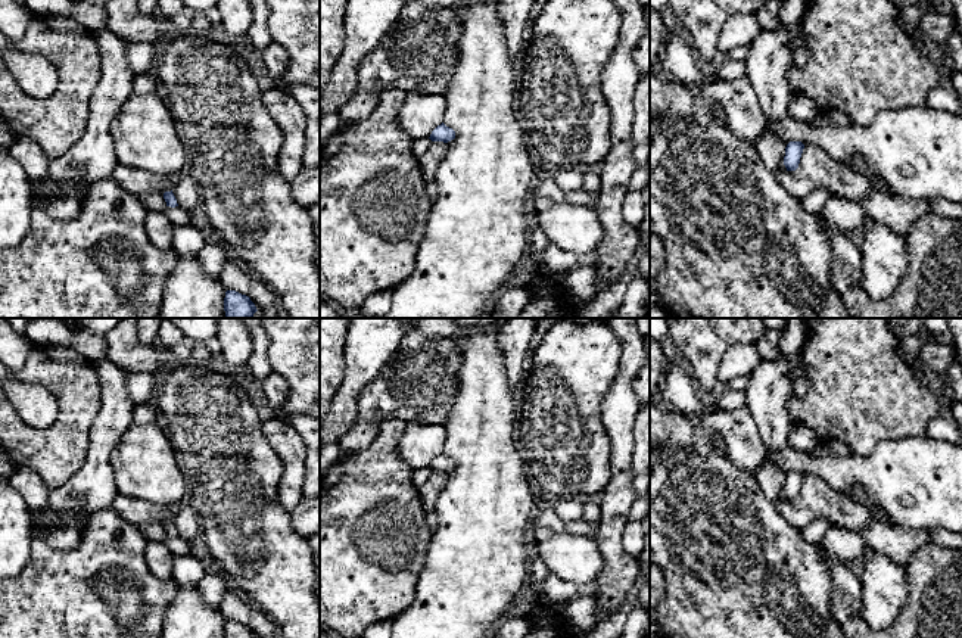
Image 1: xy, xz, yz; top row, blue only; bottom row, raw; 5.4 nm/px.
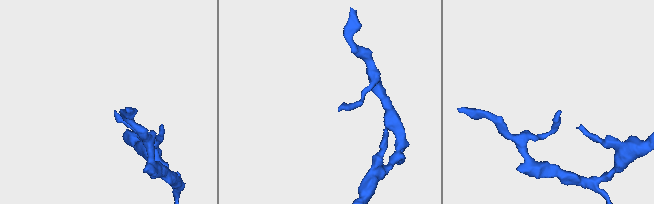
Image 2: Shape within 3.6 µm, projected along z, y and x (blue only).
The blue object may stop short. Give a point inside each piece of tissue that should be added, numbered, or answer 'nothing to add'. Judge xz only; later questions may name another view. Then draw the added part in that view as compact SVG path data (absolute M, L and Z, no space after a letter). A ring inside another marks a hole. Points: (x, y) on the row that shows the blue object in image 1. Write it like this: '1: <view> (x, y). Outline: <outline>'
nothing to add

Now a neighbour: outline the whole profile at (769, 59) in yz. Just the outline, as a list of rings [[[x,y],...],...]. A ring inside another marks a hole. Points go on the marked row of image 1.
[[[801,18],[797,32],[762,29],[748,44],[745,77],[754,87],[769,124],[779,124],[788,116],[791,99],[788,71],[794,65],[794,50],[803,41],[806,41],[806,34]]]

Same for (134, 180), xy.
[[[118,164],[112,177],[122,189],[138,196],[146,192],[158,192],[161,194],[171,192],[175,187],[180,174],[158,175],[140,168]]]

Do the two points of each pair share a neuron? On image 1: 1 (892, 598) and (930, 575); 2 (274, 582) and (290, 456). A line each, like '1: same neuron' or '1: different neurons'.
1: different neurons
2: different neurons

